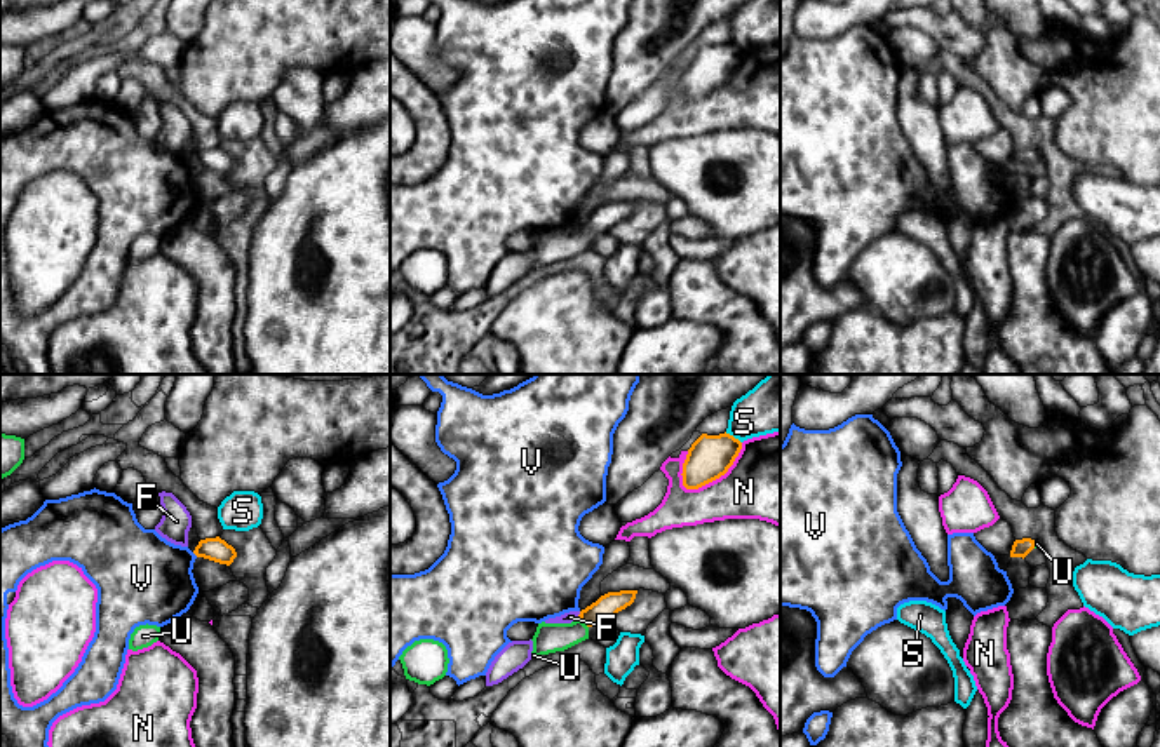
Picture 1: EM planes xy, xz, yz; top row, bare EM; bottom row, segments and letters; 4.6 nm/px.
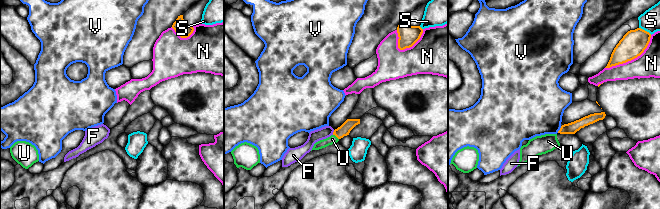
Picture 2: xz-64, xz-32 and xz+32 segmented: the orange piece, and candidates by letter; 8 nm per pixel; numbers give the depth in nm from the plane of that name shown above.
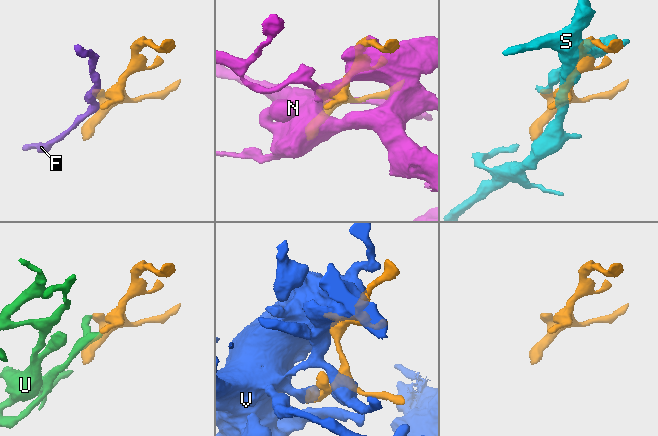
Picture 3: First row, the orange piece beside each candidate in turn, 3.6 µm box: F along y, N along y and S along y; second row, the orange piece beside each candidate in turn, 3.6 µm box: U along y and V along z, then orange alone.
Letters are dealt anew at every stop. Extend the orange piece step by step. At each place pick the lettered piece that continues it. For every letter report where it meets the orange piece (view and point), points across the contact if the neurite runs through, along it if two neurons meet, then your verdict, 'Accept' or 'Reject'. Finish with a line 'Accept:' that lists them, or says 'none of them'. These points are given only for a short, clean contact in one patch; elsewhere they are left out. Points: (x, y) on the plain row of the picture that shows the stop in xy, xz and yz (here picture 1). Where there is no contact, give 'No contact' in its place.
F: Touches orange at xz (579, 225). Boundary: xz (580, 222), (577, 227). Reject
N: Touches orange at xz (718, 87). Reject
S: Touches orange at xz (732, 46). Reject
U: Touches orange at xz (582, 230). Path across: xz (606, 216), (582, 230), (568, 244), (549, 248). Accept
V: Touches orange at xy (195, 164). Reject
Accept: U

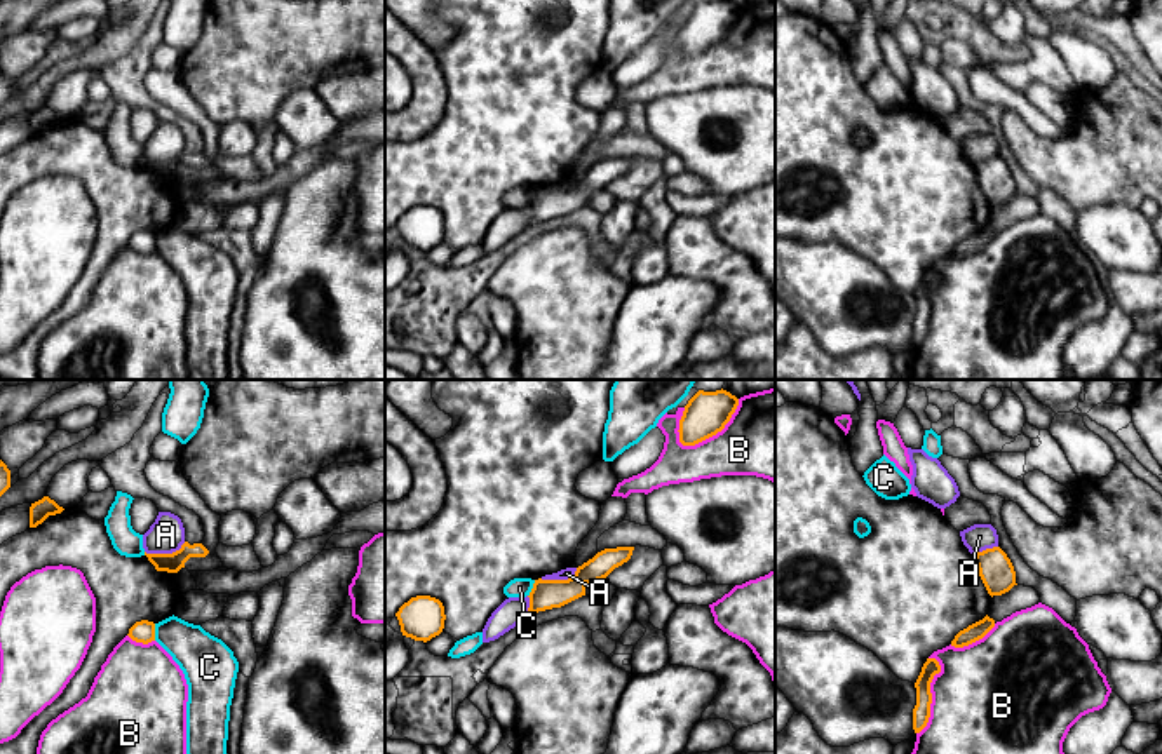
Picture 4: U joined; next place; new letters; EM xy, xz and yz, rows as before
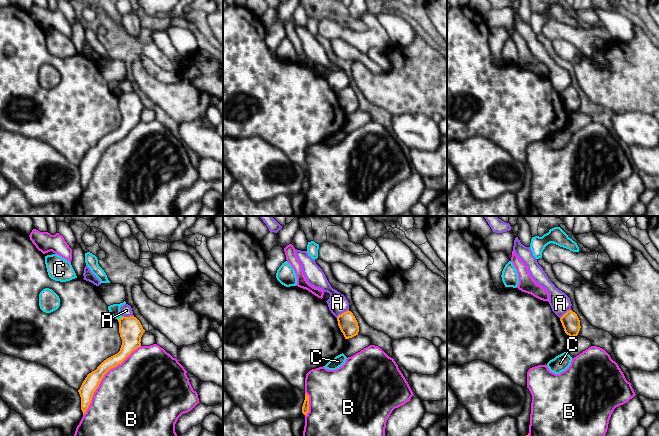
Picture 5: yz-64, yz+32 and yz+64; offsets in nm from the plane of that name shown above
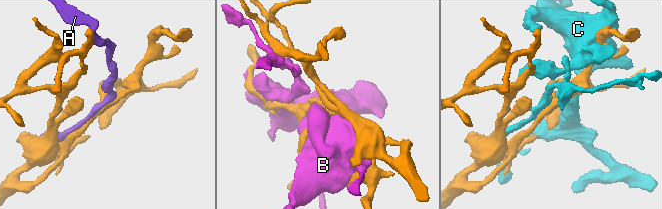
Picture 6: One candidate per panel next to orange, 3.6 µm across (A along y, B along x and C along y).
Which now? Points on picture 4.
A: Touches orange at xy (164, 164). Reject
B: Touches orange at xz (715, 44). Reject
C: Touches orange at xy (154, 242). Reject
Accept: none of them

